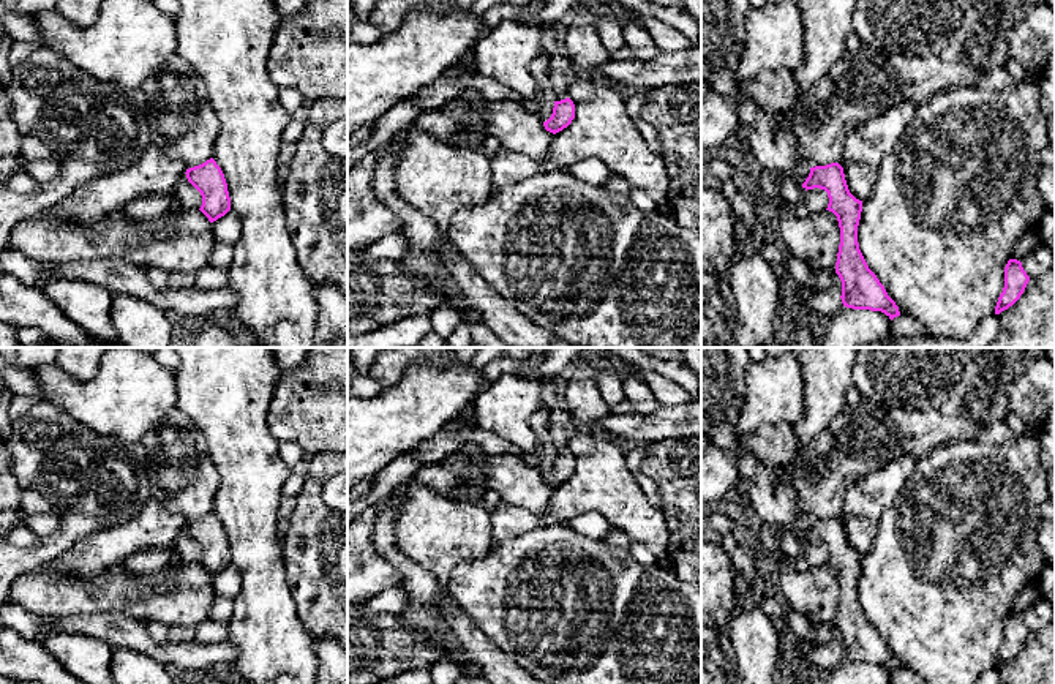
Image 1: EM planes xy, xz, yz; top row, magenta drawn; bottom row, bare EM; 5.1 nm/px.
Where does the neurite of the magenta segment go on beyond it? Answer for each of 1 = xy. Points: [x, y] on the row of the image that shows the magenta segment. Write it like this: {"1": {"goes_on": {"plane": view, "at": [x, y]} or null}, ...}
{"1": {"goes_on": null}}

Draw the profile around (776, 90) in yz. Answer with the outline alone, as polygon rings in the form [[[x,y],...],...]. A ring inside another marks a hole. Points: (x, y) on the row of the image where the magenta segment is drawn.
[[[787,68],[761,71],[745,85],[750,100],[768,114],[790,114],[796,98],[798,85],[793,71]]]

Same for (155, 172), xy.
[[[147,147],[141,160],[125,171],[106,172],[52,207],[52,215],[68,224],[87,227],[104,216],[125,210],[136,197],[145,194],[174,194],[186,166],[172,160],[158,147]]]

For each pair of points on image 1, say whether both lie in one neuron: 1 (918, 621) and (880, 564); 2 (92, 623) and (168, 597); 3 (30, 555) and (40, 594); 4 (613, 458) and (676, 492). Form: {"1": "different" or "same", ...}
{"1": "same", "2": "different", "3": "different", "4": "different"}

